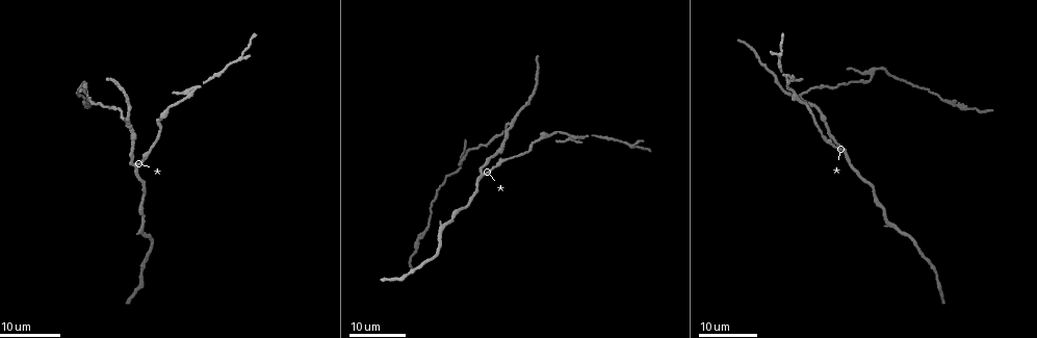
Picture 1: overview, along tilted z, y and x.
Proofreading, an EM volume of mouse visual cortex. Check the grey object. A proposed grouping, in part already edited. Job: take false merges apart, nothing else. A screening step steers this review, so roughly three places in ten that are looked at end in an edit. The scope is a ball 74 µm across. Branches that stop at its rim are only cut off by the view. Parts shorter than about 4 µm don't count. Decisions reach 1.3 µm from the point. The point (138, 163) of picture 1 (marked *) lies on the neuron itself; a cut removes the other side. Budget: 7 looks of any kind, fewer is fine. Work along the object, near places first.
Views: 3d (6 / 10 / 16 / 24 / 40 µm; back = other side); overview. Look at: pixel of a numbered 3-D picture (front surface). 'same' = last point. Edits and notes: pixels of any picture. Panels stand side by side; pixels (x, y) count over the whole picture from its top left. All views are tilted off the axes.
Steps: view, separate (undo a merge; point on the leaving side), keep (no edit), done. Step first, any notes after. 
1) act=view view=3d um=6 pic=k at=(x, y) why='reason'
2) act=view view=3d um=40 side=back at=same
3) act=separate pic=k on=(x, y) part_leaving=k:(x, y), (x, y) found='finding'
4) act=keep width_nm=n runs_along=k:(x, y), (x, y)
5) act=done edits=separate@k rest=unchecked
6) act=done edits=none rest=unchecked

act=view view=3d um=24 pic=1 at=(503, 158) why='calibre changes'

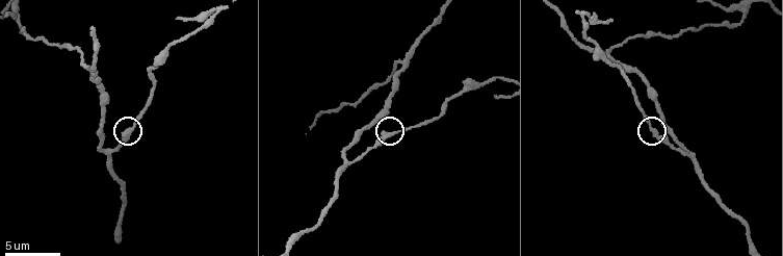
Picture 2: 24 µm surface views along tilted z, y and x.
act=view view=3d um=6 pic=2 at=(654, 129)

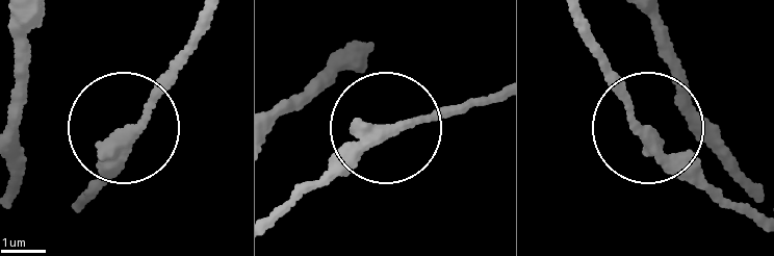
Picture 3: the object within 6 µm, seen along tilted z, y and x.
act=keep runs_along=3:(277, 216), (376, 135), (491, 98) found='all the same neuron'

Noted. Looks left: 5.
act=view view=3d um=24 pic=1 at=(152, 241) why='sudden change in width'

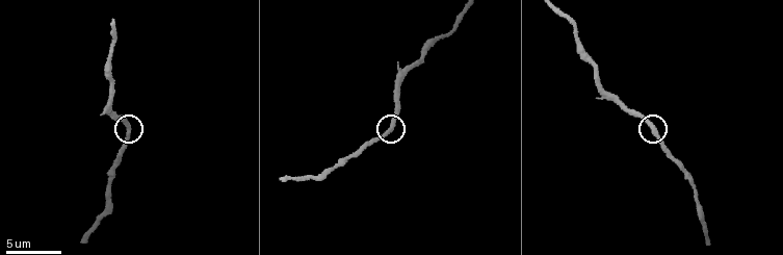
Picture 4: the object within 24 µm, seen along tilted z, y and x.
act=view view=3d um=6 pic=4 at=(651, 124) why='closer look'

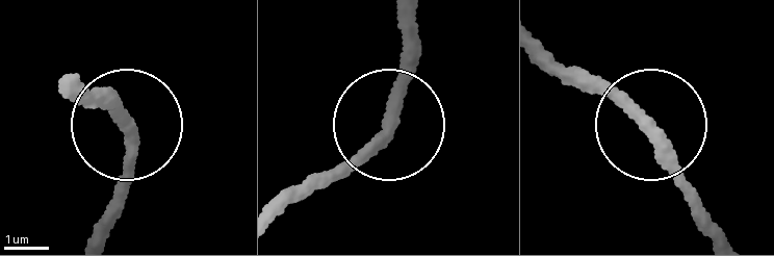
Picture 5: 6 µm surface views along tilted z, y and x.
act=keep width_nm=290 found='all the same neuron'

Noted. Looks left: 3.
act=view view=3d um=6 pic=2 at=(405, 58) why='three-way junction'

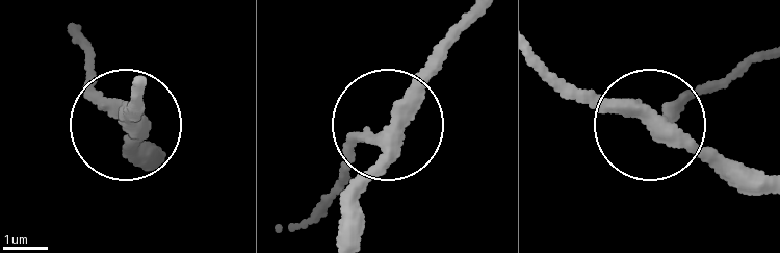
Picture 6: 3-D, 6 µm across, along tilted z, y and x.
act=separate pic=6 on=(90, 80) side_arm_um=16 part_leaving=6:(374, 138), (356, 143), (319, 198) found='a second neuron is stuck on'

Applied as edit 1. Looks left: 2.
act=done edits=separate@6 rest=unchecked

